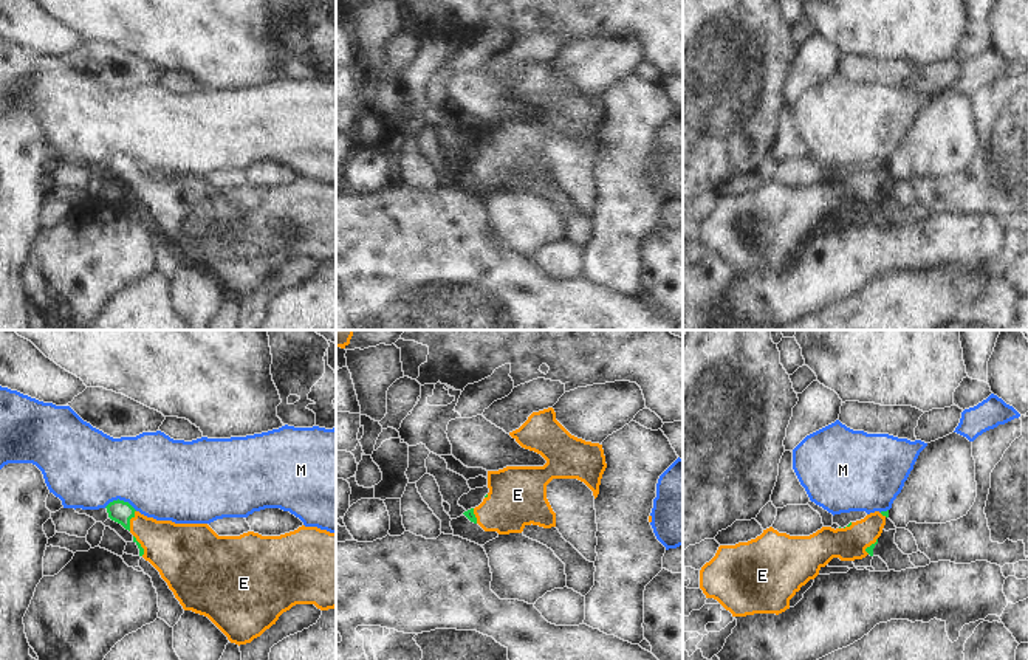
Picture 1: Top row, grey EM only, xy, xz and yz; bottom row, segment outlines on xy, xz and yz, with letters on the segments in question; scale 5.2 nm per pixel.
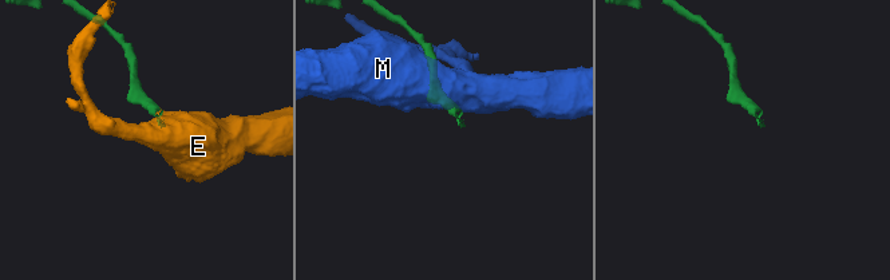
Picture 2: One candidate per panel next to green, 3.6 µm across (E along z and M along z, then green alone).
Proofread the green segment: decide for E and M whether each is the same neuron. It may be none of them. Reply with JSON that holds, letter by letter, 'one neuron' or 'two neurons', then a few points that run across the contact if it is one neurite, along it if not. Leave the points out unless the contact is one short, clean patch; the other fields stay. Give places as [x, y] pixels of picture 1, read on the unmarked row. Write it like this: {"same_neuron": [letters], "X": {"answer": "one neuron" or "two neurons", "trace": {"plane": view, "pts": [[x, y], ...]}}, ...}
{"same_neuron": ["E"], "E": {"answer": "one neuron", "trace": {"plane": "xy", "pts": [[121, 164], [129, 174], [169, 200]]}}, "M": {"answer": "two neurons"}}

